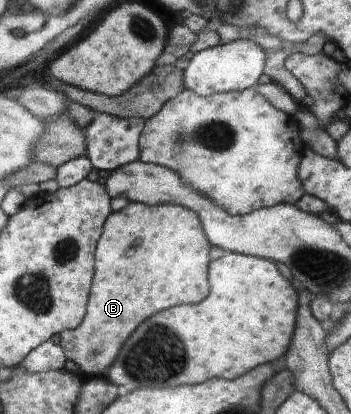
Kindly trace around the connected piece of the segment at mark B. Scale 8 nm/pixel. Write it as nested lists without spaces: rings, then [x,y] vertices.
[[[133,202],[125,210],[115,212],[105,228],[101,248],[97,250],[97,284],[93,288],[93,300],[89,306],[89,320],[73,332],[63,334],[63,348],[69,360],[77,363],[90,378],[103,377],[110,372],[117,356],[121,354],[125,342],[137,332],[137,328],[149,320],[159,310],[177,306],[177,304],[199,304],[209,294],[207,268],[211,262],[209,242],[203,234],[197,214],[189,208],[173,204],[147,206],[145,203]]]

